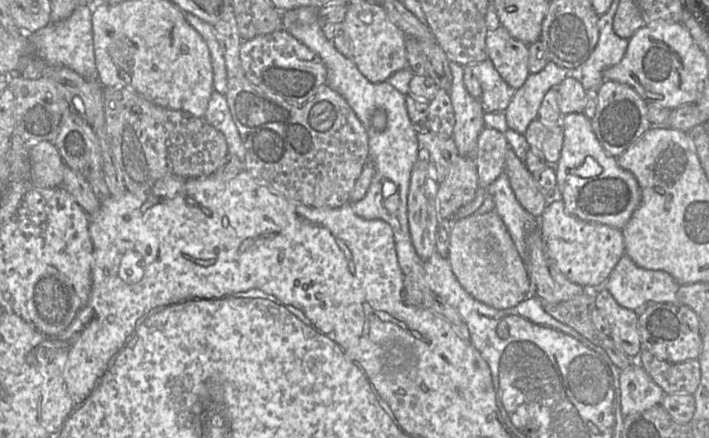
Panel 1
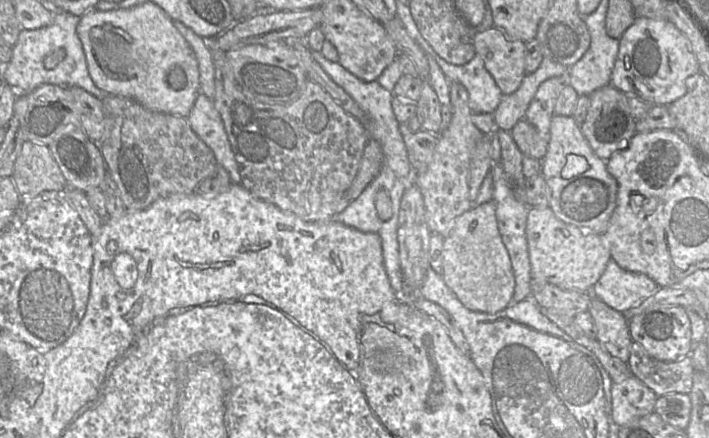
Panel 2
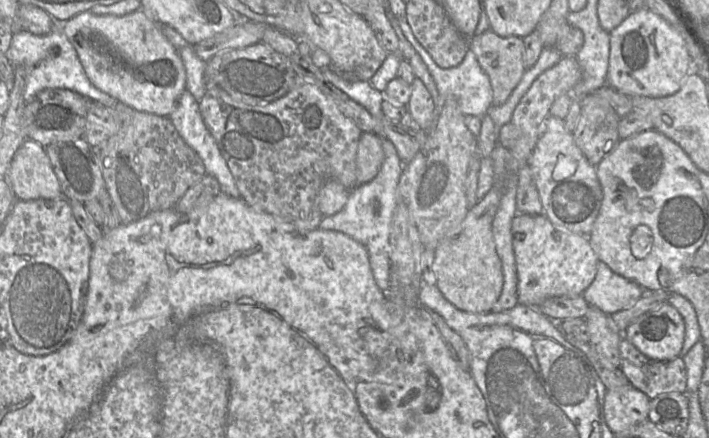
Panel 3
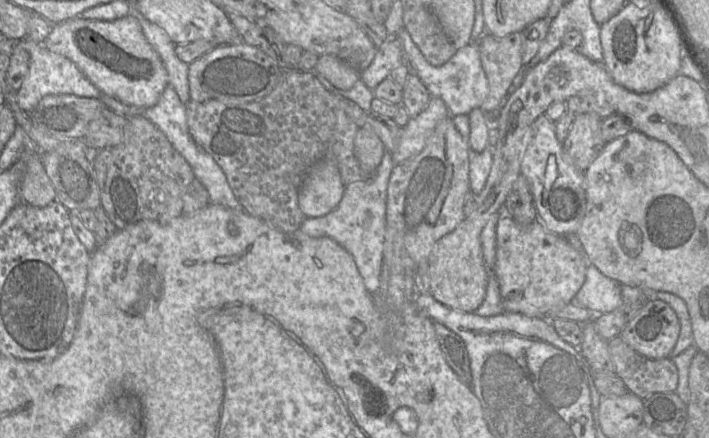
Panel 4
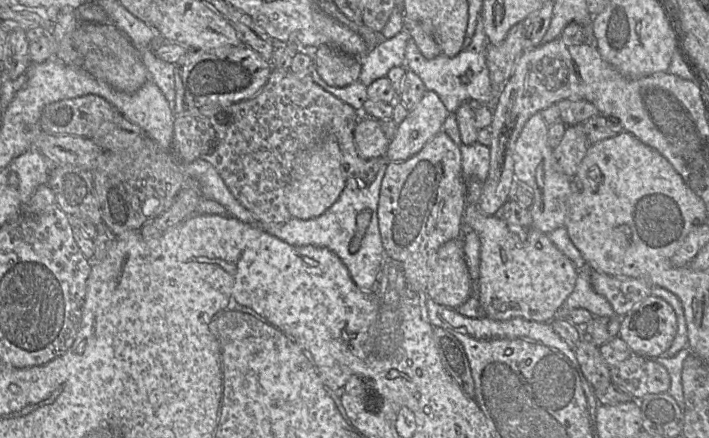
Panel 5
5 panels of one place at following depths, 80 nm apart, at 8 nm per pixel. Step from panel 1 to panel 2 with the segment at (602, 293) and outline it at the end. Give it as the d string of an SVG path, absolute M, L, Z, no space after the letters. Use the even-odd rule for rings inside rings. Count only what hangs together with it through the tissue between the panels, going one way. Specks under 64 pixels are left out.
M595 297L588 311L597 329L597 341L610 355L627 362L633 342L629 331L629 319L622 312L614 310Z

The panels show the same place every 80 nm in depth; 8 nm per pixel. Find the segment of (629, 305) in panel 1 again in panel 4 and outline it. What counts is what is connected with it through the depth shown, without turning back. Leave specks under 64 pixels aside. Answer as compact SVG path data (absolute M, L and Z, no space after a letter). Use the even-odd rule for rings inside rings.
M589 265L585 282L571 303L590 309L595 315L613 312L623 306L621 285Z

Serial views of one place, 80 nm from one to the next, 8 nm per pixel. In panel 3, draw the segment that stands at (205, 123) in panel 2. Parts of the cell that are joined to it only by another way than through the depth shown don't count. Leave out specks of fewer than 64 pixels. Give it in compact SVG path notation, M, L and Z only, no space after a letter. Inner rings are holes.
M185 91L174 111L168 116L185 143L201 158L206 175L215 177L221 193L239 198L235 180L221 155L215 139L207 129L199 110L199 101Z

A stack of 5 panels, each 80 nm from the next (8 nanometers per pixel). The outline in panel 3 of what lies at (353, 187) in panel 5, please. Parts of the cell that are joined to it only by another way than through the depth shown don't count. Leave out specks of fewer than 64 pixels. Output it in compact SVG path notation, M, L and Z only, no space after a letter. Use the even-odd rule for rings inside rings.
M382 139L384 161L378 174L370 182L349 189L349 197L345 206L336 214L324 217L319 229L338 231L363 244L369 255L370 267L376 284L382 291L389 285L390 261L387 253L389 247L390 224L398 205L397 187L404 163L399 158L393 143ZM379 202L379 209L377 207Z

